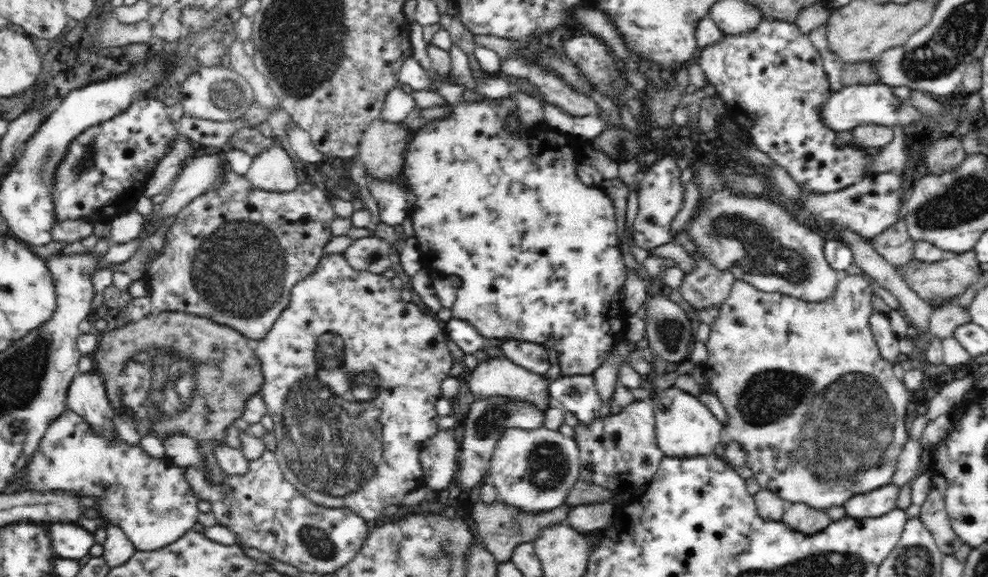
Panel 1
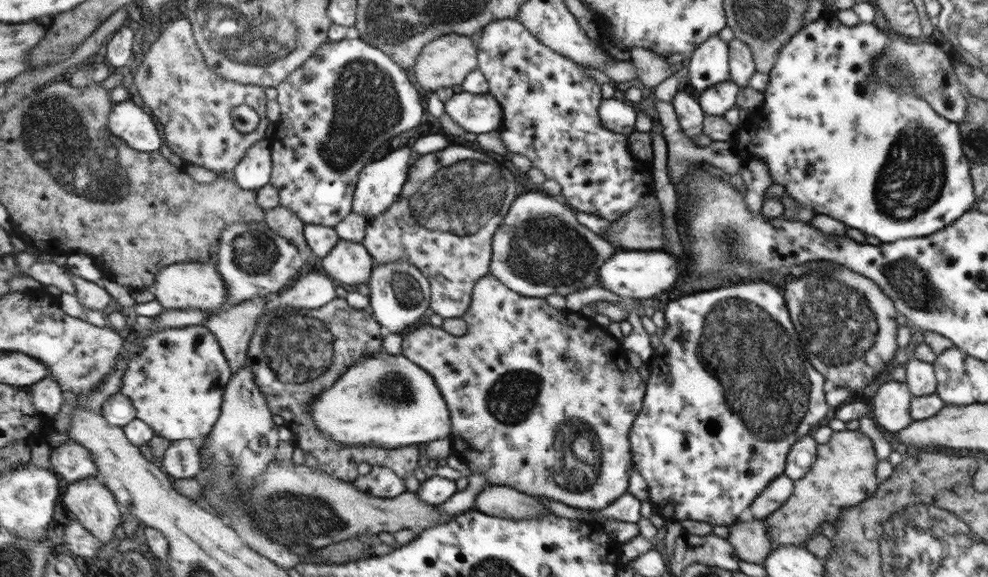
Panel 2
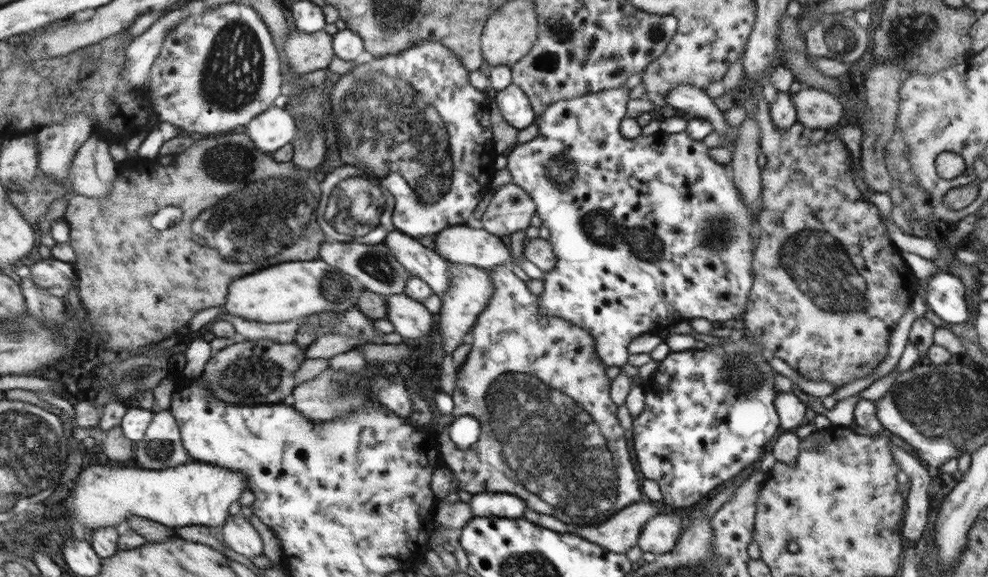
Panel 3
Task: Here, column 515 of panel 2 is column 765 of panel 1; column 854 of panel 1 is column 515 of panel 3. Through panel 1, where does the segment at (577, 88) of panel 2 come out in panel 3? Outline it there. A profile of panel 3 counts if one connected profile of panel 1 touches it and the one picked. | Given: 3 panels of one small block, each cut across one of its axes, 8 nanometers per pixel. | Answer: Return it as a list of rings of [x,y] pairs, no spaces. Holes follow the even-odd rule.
[[[626,83],[618,88],[609,88],[600,92],[589,92],[576,98],[555,100],[547,106],[543,114],[535,118],[538,126],[538,136],[524,144],[516,144],[513,151],[507,155],[507,169],[512,180],[520,185],[537,204],[542,225],[550,232],[550,242],[556,255],[556,266],[552,271],[545,273],[543,278],[544,290],[539,296],[539,309],[547,316],[559,316],[569,320],[572,324],[583,328],[595,340],[595,353],[606,366],[622,367],[628,362],[628,344],[644,332],[656,333],[664,326],[672,326],[680,320],[690,318],[706,318],[720,326],[731,318],[743,316],[746,311],[748,299],[754,286],[754,252],[757,236],[754,239],[752,232],[759,231],[758,223],[752,225],[752,209],[749,204],[743,203],[739,189],[735,187],[734,180],[726,176],[725,166],[716,164],[708,156],[708,148],[702,141],[698,142],[686,132],[669,134],[662,131],[649,135],[638,136],[630,140],[624,138],[620,132],[620,122],[626,116],[628,104],[628,87]]]

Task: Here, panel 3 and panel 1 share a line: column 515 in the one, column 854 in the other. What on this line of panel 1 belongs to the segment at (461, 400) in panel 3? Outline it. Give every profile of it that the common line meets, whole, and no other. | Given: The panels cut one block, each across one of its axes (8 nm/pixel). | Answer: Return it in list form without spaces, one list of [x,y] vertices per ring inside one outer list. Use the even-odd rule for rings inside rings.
[[[846,275],[840,277],[834,295],[825,303],[810,303],[788,296],[780,292],[764,292],[757,289],[748,281],[735,280],[728,298],[719,305],[716,320],[710,325],[710,336],[704,342],[708,349],[708,360],[701,366],[709,380],[710,388],[724,406],[728,421],[722,424],[720,442],[725,446],[734,440],[746,451],[747,467],[754,472],[753,478],[759,483],[762,490],[774,492],[787,505],[792,503],[808,504],[816,510],[829,509],[832,506],[842,507],[852,496],[866,494],[878,488],[883,488],[892,482],[896,472],[898,455],[903,451],[908,434],[904,427],[906,408],[892,408],[904,406],[908,389],[903,381],[897,378],[893,371],[893,363],[887,361],[879,351],[875,341],[869,319],[876,311],[874,308],[876,292],[870,285],[866,275]]]

